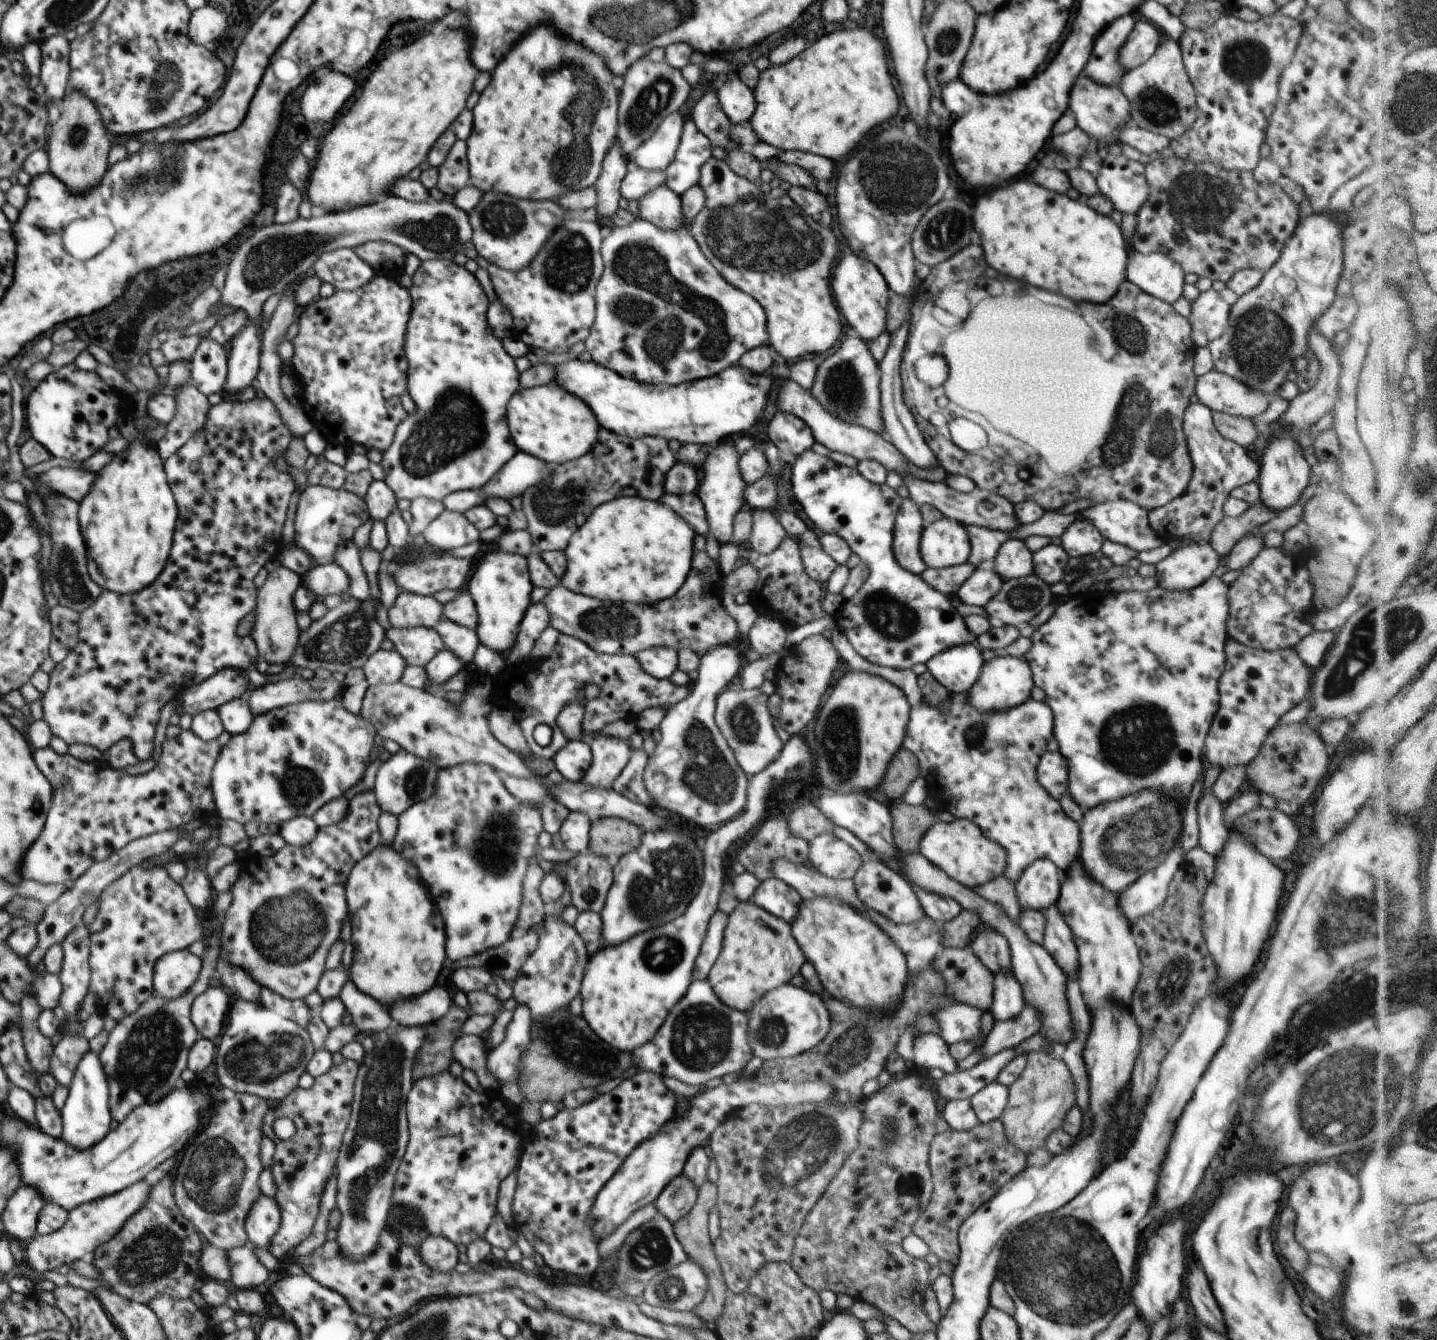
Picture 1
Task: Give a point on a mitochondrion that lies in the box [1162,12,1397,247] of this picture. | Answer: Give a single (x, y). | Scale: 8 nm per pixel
(1244, 60)

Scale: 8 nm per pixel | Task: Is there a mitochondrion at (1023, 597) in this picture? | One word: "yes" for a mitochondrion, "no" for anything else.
yes

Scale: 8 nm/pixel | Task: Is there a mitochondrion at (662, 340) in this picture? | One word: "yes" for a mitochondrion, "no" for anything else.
no

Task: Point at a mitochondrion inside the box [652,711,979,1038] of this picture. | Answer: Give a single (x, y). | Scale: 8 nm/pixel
(708, 775)

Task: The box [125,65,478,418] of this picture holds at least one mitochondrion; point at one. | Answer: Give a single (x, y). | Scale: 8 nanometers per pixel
(265, 264)

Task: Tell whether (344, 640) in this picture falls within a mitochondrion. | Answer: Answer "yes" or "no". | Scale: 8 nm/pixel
yes

